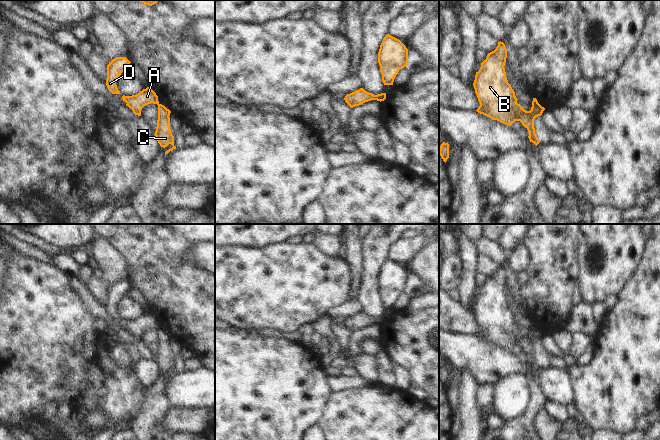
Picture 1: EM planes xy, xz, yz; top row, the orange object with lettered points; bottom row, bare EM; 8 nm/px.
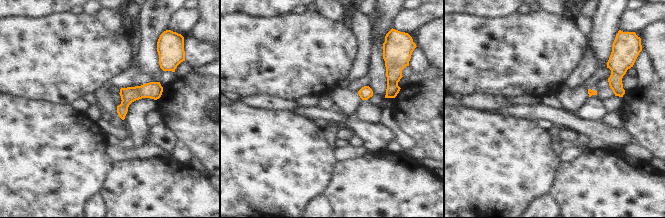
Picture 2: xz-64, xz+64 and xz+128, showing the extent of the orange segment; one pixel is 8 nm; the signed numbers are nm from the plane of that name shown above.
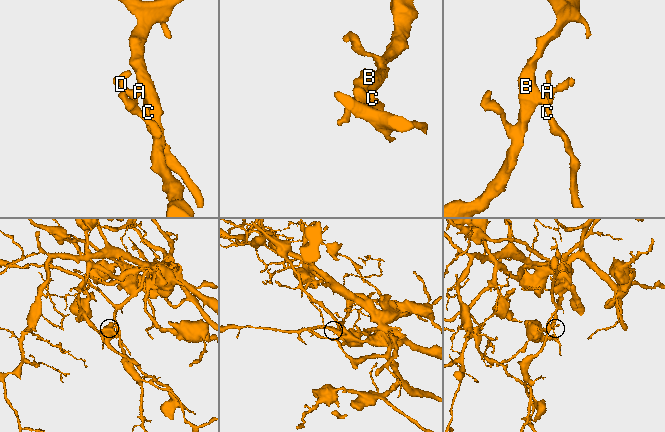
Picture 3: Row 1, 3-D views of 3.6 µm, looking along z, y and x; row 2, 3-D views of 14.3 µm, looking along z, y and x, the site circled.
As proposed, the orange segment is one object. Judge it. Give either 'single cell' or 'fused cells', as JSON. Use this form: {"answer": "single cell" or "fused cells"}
{"answer": "fused cells"}

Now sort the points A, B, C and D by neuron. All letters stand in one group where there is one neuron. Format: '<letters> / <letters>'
A D / B C

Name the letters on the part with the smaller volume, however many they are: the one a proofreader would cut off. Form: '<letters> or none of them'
A, D

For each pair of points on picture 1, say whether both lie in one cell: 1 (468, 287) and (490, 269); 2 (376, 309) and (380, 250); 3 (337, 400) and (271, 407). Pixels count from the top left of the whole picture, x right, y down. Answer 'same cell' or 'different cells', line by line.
1: different cells
2: same cell
3: different cells

